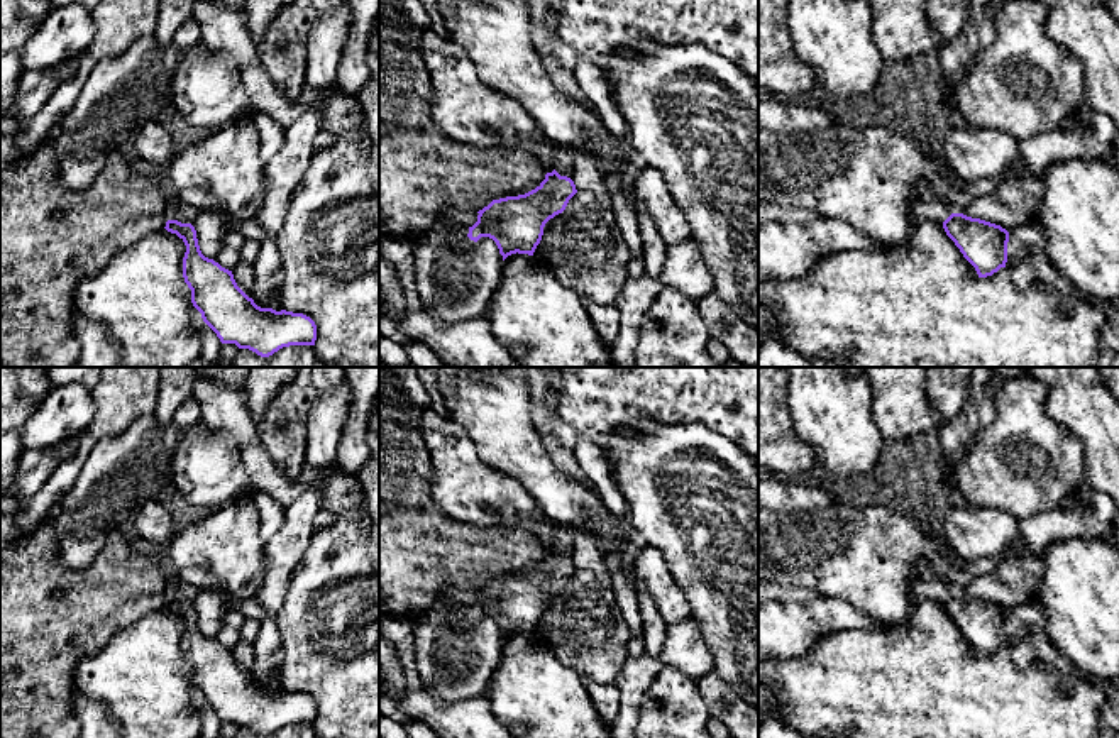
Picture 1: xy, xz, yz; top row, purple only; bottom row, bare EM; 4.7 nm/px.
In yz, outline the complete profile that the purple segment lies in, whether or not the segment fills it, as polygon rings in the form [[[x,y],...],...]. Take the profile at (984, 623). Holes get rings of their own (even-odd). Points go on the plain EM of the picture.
[[[951,592],[943,608],[963,636],[975,647],[978,657],[987,657],[1006,647],[1009,611],[1000,604]]]

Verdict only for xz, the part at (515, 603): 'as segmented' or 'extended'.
as segmented

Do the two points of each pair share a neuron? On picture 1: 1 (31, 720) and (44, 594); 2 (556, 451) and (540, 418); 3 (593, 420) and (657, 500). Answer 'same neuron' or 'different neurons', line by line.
1: same neuron
2: same neuron
3: different neurons

